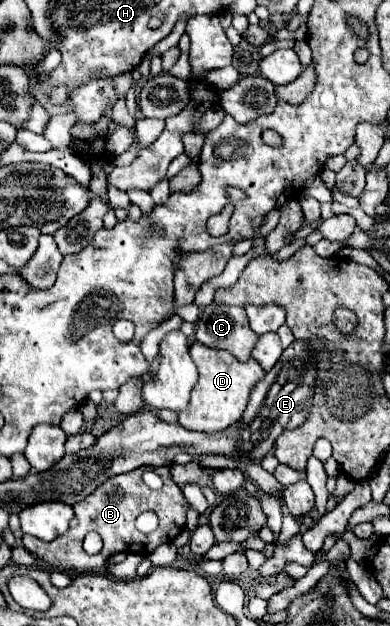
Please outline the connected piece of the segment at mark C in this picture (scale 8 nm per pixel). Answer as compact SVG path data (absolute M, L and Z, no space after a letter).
M210 304L200 310L196 324L196 340L214 350L226 350L246 362L258 336L250 330L242 306Z

